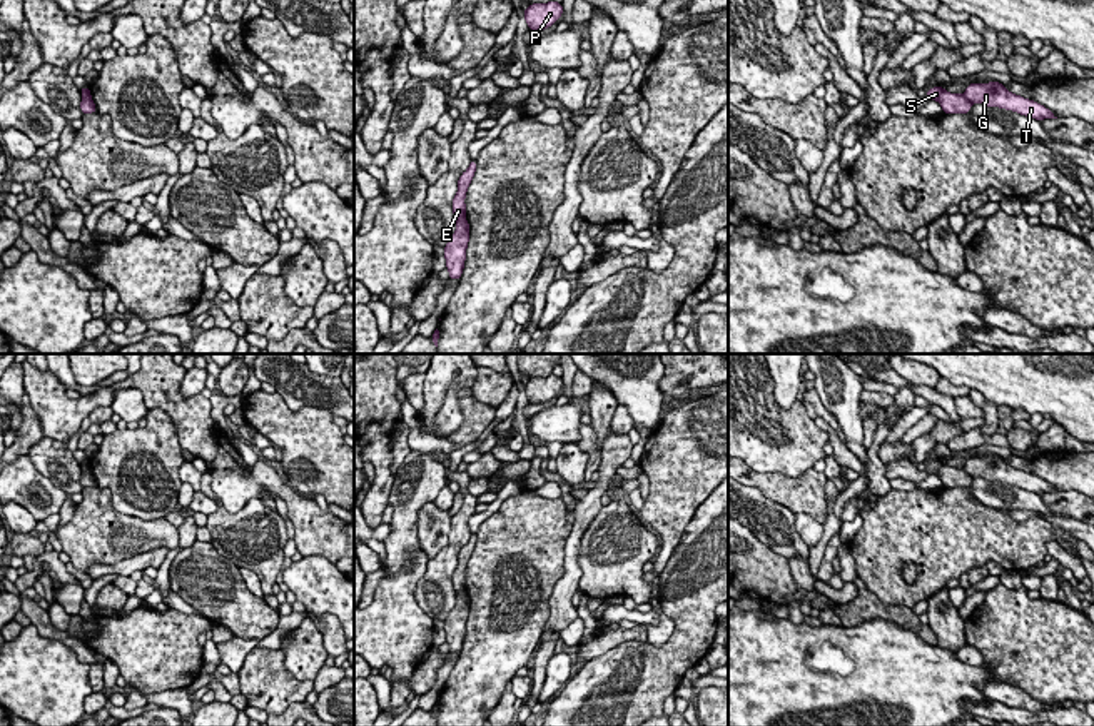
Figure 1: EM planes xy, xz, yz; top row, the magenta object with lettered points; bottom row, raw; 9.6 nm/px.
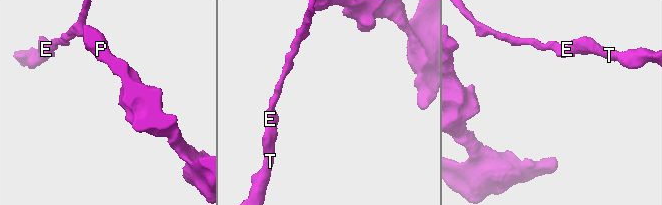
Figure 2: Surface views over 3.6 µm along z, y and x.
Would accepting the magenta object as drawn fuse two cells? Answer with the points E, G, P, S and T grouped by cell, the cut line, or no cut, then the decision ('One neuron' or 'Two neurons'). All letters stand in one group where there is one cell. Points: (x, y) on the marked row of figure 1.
Groups: E S / G P T. Split along xz (456, 217), (465, 219). Two neurons

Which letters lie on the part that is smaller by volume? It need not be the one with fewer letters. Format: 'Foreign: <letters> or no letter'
Foreign: E, S

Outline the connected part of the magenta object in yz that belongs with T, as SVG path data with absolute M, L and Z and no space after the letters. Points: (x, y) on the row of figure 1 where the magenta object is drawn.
M999 82L969 83L964 92L964 97L970 103L982 103L987 107L1012 110L1036 120L1044 120L1049 117L1057 118L1049 108L1046 108L1039 102L1015 95Z

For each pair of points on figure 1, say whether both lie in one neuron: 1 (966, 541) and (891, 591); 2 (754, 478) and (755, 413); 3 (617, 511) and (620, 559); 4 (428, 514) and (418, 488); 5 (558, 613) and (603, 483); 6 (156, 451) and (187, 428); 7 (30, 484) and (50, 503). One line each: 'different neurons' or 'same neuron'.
1: same neuron
2: different neurons
3: same neuron
4: different neurons
5: same neuron
6: different neurons
7: same neuron

